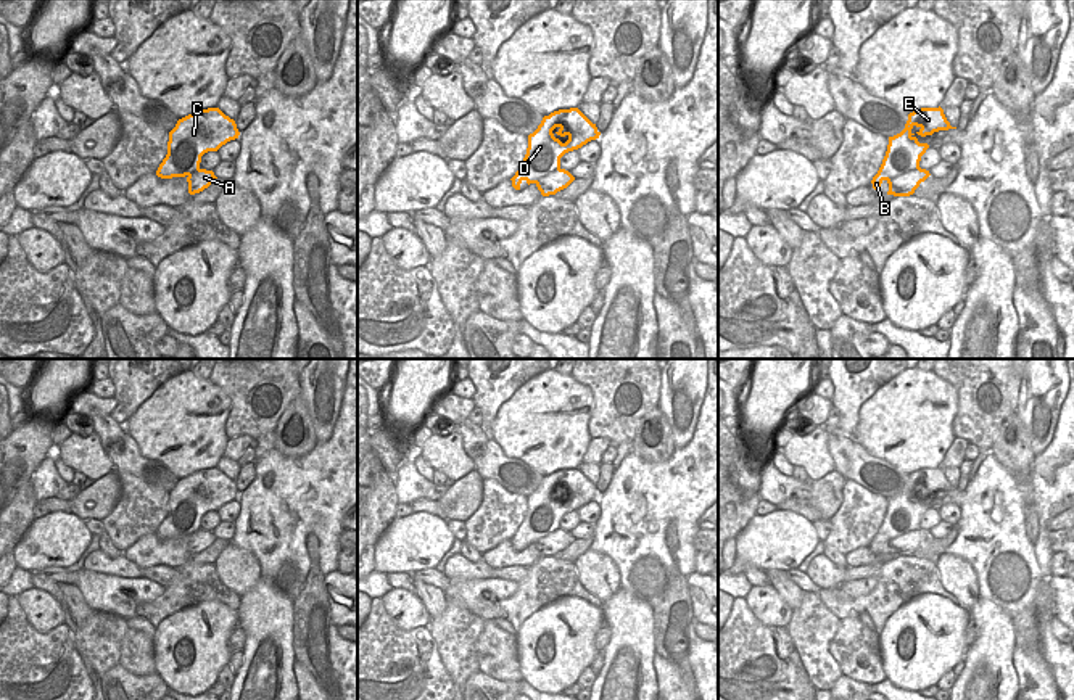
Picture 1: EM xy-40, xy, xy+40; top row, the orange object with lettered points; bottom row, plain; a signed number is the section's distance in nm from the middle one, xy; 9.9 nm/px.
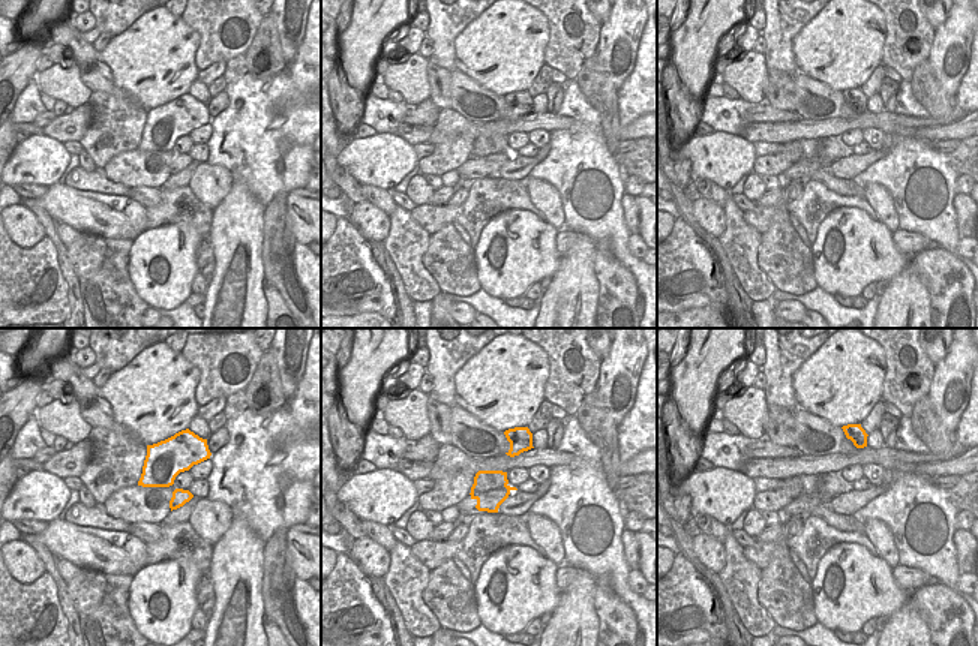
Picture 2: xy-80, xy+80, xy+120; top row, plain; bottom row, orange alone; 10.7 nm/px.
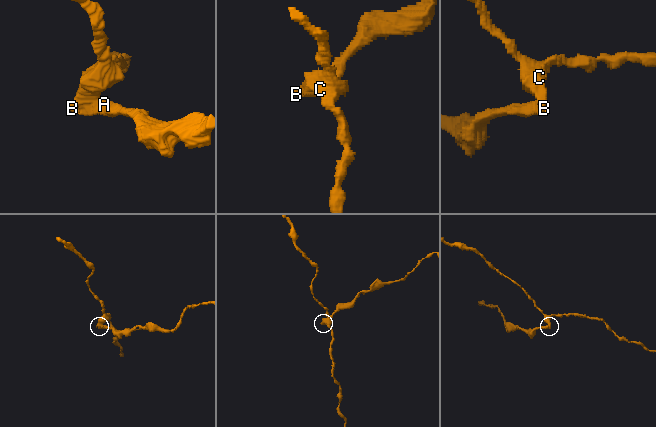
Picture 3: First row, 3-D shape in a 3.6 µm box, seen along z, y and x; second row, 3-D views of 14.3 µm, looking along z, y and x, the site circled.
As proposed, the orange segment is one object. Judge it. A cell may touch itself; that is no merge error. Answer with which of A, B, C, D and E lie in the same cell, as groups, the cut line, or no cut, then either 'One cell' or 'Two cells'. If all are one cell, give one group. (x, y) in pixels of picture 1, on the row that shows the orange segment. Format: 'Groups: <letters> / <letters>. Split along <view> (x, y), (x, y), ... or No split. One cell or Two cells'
Groups: A / B C D E. Split along xy+40 (920, 168), (896, 176), (888, 182). Two cells.

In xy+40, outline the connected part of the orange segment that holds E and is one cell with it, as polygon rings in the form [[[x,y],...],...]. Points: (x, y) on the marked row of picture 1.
[[[940,106],[921,108],[910,113],[905,129],[900,134],[889,137],[889,145],[882,164],[871,180],[873,188],[881,190],[881,183],[884,180],[889,183],[895,177],[900,177],[910,171],[921,169],[919,161],[929,145],[919,143],[915,137],[916,134],[926,137],[932,135],[934,132],[948,129],[956,127],[950,126]]]

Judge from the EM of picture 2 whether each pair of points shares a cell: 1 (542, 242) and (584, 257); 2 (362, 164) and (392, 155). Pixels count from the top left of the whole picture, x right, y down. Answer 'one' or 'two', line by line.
1: two
2: one

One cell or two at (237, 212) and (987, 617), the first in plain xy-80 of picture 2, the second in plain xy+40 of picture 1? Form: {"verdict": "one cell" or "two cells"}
{"verdict": "one cell"}

